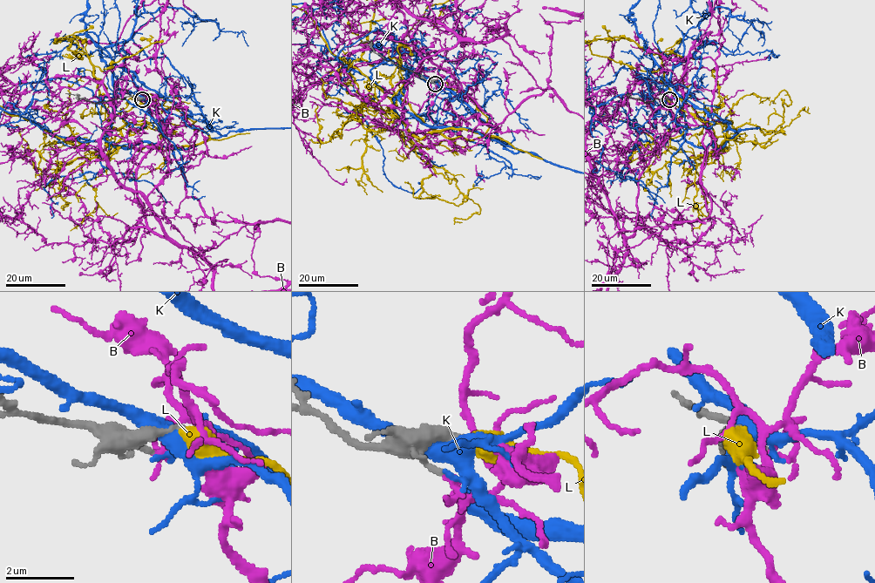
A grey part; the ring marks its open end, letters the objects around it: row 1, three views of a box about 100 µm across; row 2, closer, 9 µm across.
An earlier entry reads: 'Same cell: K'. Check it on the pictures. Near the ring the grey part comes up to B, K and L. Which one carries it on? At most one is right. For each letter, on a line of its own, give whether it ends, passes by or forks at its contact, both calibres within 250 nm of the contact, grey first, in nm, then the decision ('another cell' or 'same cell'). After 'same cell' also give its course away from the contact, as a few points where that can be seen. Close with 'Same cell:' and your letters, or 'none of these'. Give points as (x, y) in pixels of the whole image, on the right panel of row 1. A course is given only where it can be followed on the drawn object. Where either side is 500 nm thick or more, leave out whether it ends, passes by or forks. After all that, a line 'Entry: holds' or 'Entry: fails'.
B: it passes by | 160/130 nm | another cell
K: it passes by | 160/140 nm | another cell
L: 180/600 nm | another cell
Same cell: none of these
Entry: fails

